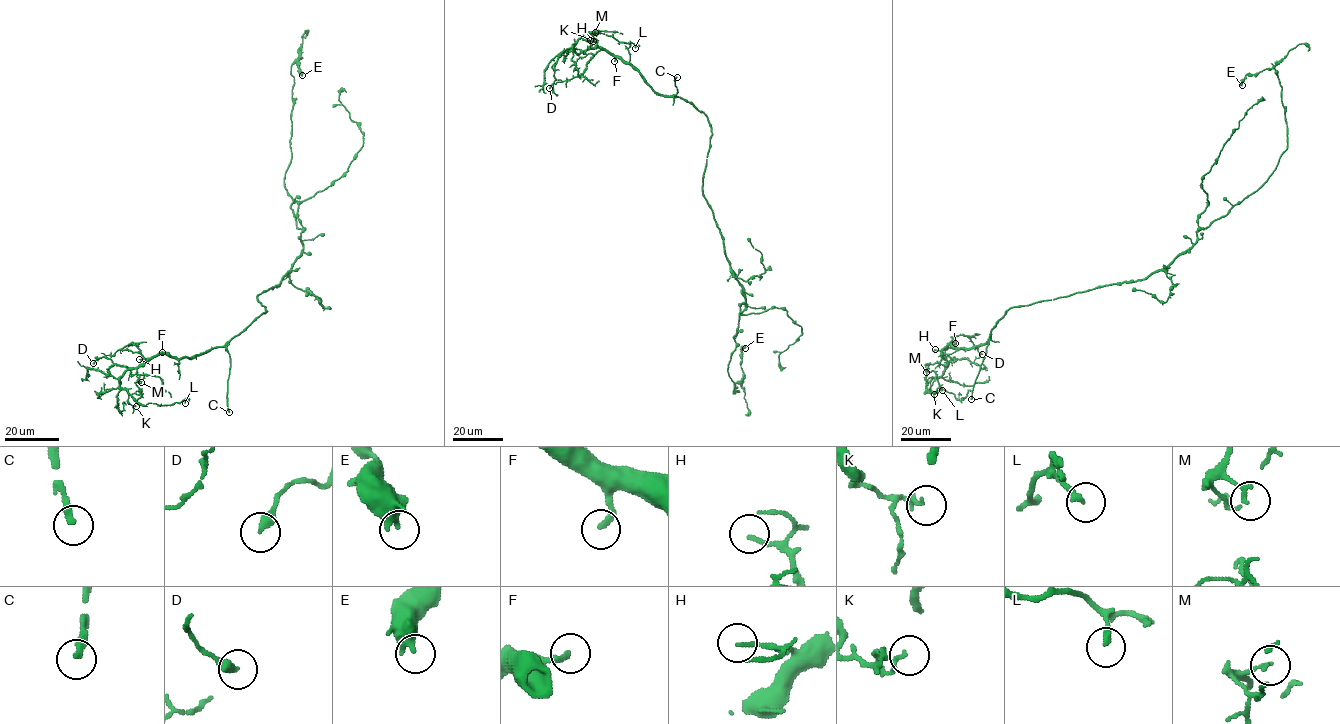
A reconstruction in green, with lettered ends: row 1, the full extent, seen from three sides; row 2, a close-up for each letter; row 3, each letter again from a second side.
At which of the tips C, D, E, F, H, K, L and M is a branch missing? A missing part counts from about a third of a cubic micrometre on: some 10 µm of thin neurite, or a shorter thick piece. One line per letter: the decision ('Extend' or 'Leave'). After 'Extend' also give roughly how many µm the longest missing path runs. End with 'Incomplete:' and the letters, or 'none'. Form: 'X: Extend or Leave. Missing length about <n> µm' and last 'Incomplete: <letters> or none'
C: Extend. Missing length about 30 µm
D: Leave
E: Leave
F: Extend. Missing length about 30 µm
H: Leave
K: Leave
L: Leave
M: Leave
Incomplete: C, F

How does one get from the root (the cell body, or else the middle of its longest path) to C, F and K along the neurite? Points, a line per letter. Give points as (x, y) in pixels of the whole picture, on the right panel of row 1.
C: (1111, 284), (1011, 307), (991, 331), (971, 399)
F: (1111, 284), (1011, 307), (992, 328), (991, 337), (985, 343), (960, 349), (951, 344), (955, 343)
K: (1111, 284), (1011, 307), (985, 343), (970, 348), (948, 345), (942, 351), (947, 365), (930, 382), (934, 394)

